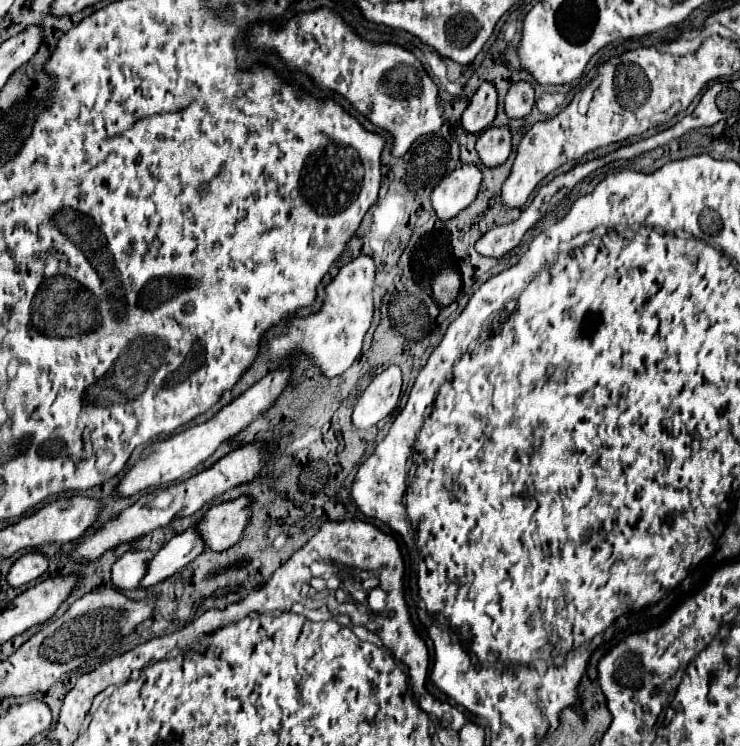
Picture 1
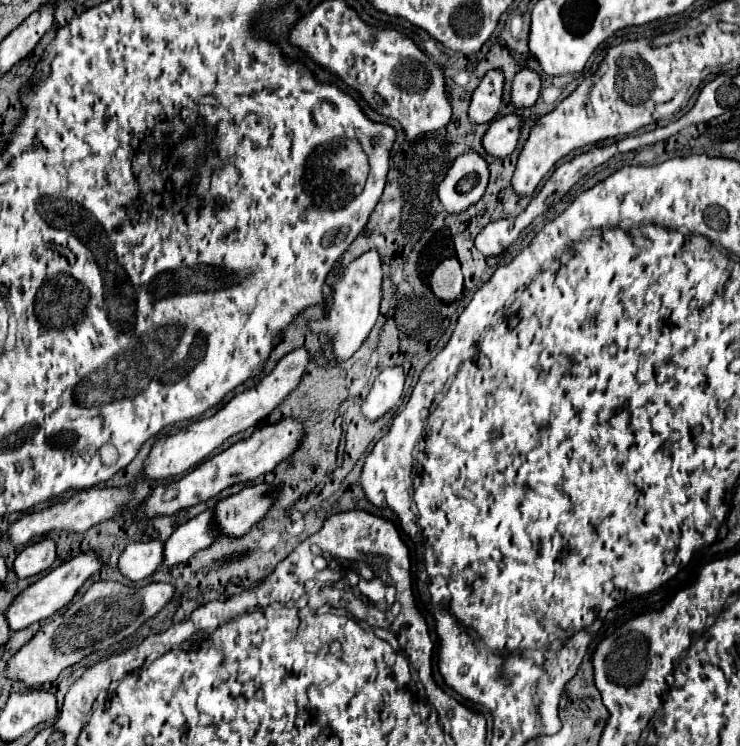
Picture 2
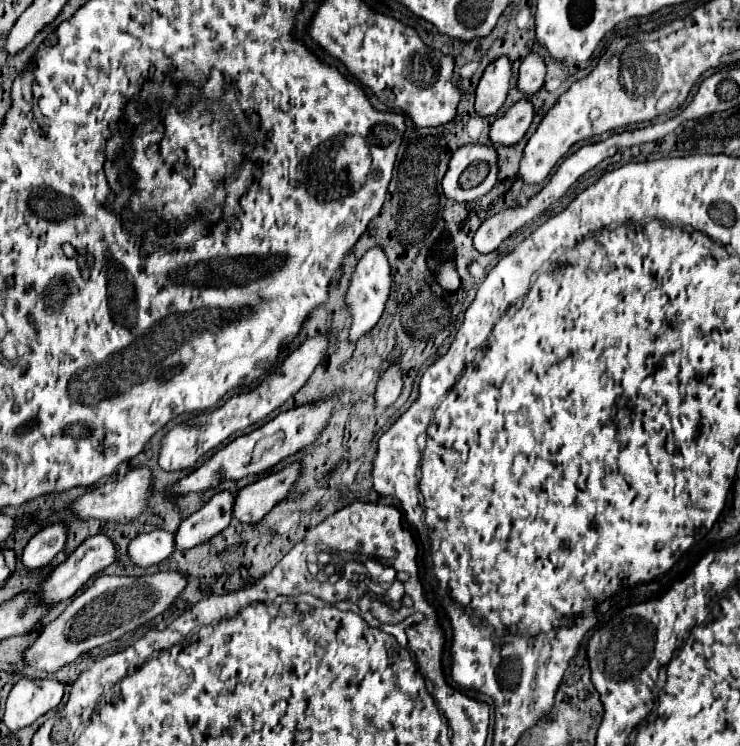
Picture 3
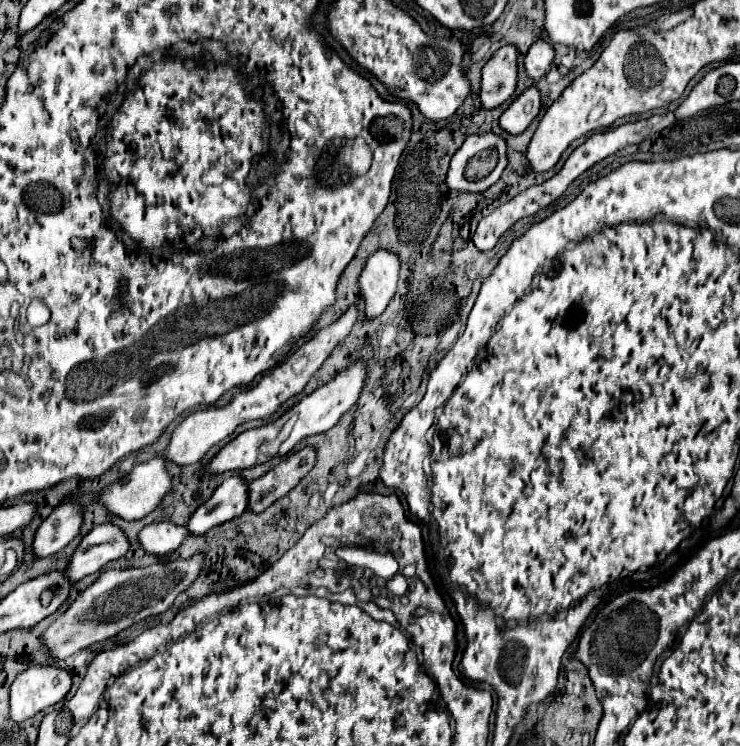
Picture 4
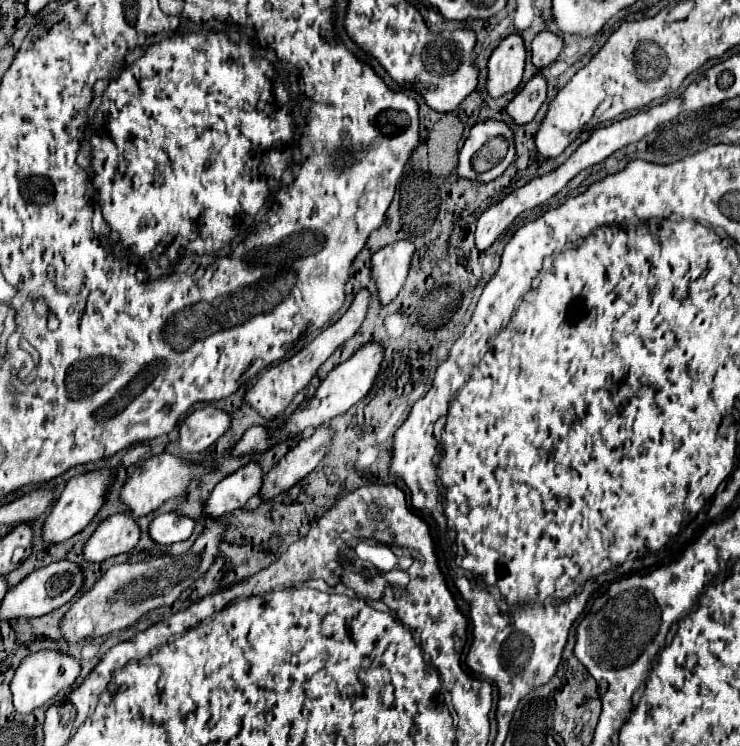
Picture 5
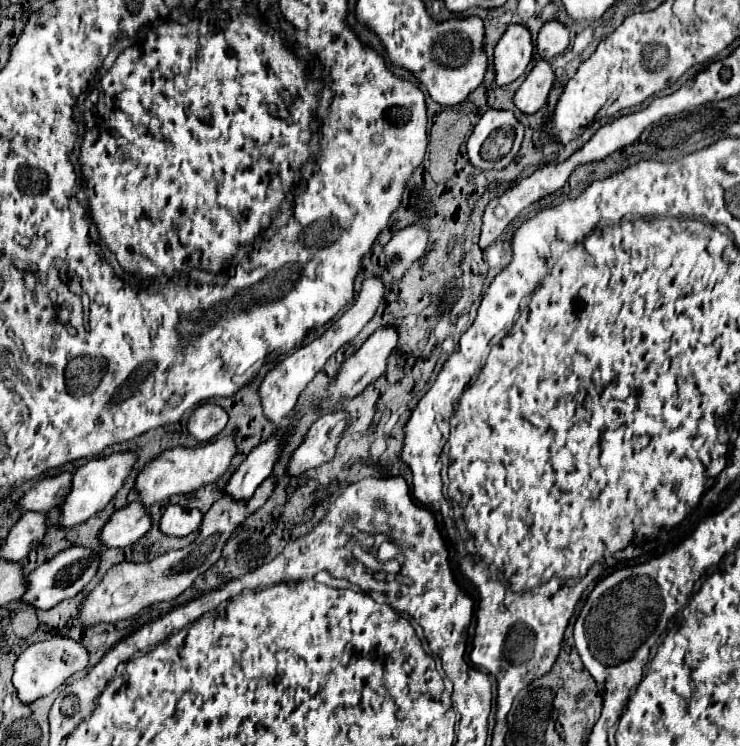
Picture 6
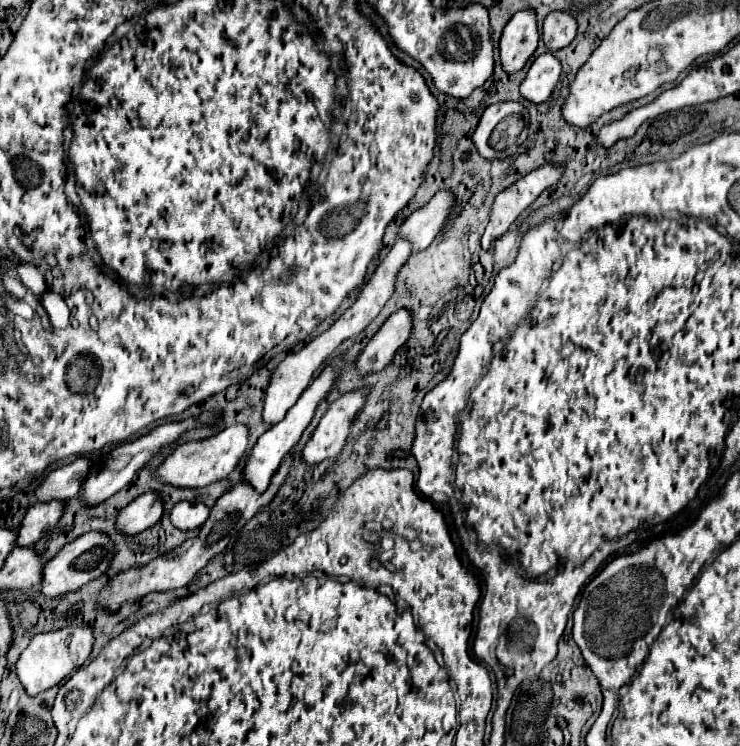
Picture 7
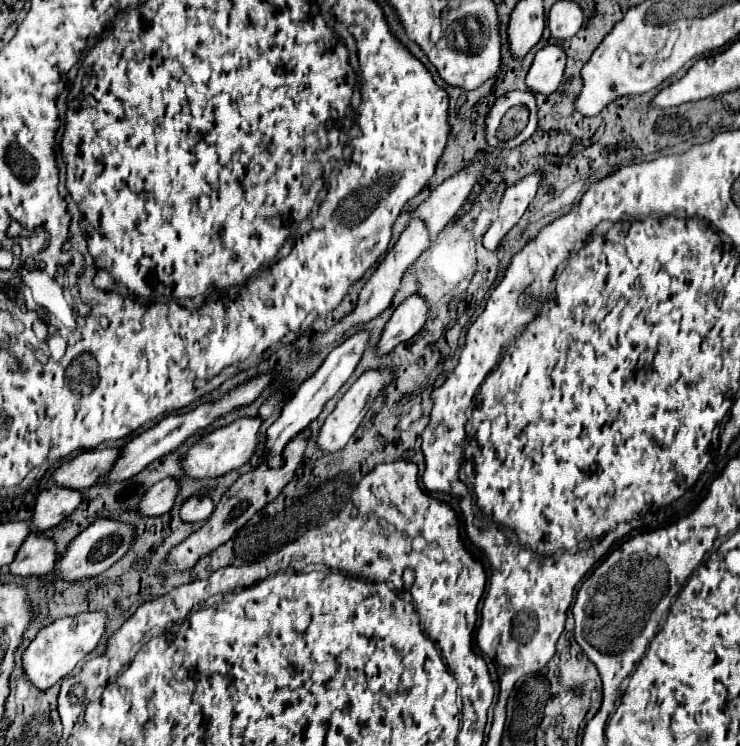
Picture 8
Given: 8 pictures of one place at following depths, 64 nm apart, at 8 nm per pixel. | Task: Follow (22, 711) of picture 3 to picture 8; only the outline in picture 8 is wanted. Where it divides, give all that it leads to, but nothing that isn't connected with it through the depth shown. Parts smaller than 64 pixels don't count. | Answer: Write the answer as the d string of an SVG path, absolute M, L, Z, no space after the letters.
M88 612L78 618L62 618L44 626L22 654L22 670L24 676L30 680L30 684L36 686L38 690L46 690L52 684L58 684L68 674L72 674L76 664L84 660L84 656L98 646L104 634L104 622L106 614Z

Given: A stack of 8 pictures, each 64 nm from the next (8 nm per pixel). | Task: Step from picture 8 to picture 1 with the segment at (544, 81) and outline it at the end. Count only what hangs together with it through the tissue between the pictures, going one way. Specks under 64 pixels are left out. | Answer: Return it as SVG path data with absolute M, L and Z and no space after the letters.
M488 128L476 142L476 152L484 168L496 168L510 156L510 132L508 128Z

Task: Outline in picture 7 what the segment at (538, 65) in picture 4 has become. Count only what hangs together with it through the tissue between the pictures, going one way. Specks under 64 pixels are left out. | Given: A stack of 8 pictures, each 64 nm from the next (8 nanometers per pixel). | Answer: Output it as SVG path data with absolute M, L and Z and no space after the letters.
M552 12L544 20L542 42L548 52L556 52L568 46L576 36L576 18L568 12Z

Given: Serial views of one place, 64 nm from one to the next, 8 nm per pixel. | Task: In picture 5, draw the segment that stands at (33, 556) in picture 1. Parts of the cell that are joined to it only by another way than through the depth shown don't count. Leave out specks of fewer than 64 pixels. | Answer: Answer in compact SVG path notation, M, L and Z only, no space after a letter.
M106 468L72 478L72 480L66 484L66 488L62 490L58 502L54 504L50 516L48 516L46 522L44 522L42 540L44 540L48 546L52 546L52 544L60 544L60 542L76 536L78 532L82 532L82 530L88 526L88 522L96 516L96 512L100 510L102 500L104 500L104 492L106 492L110 480L112 480L112 472L106 470Z

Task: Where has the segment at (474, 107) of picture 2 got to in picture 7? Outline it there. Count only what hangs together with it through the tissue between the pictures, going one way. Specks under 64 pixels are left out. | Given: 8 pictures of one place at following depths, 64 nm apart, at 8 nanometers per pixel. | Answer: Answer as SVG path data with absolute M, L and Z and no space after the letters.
M522 10L512 16L500 38L500 64L512 76L524 68L538 46L540 34L532 10Z

